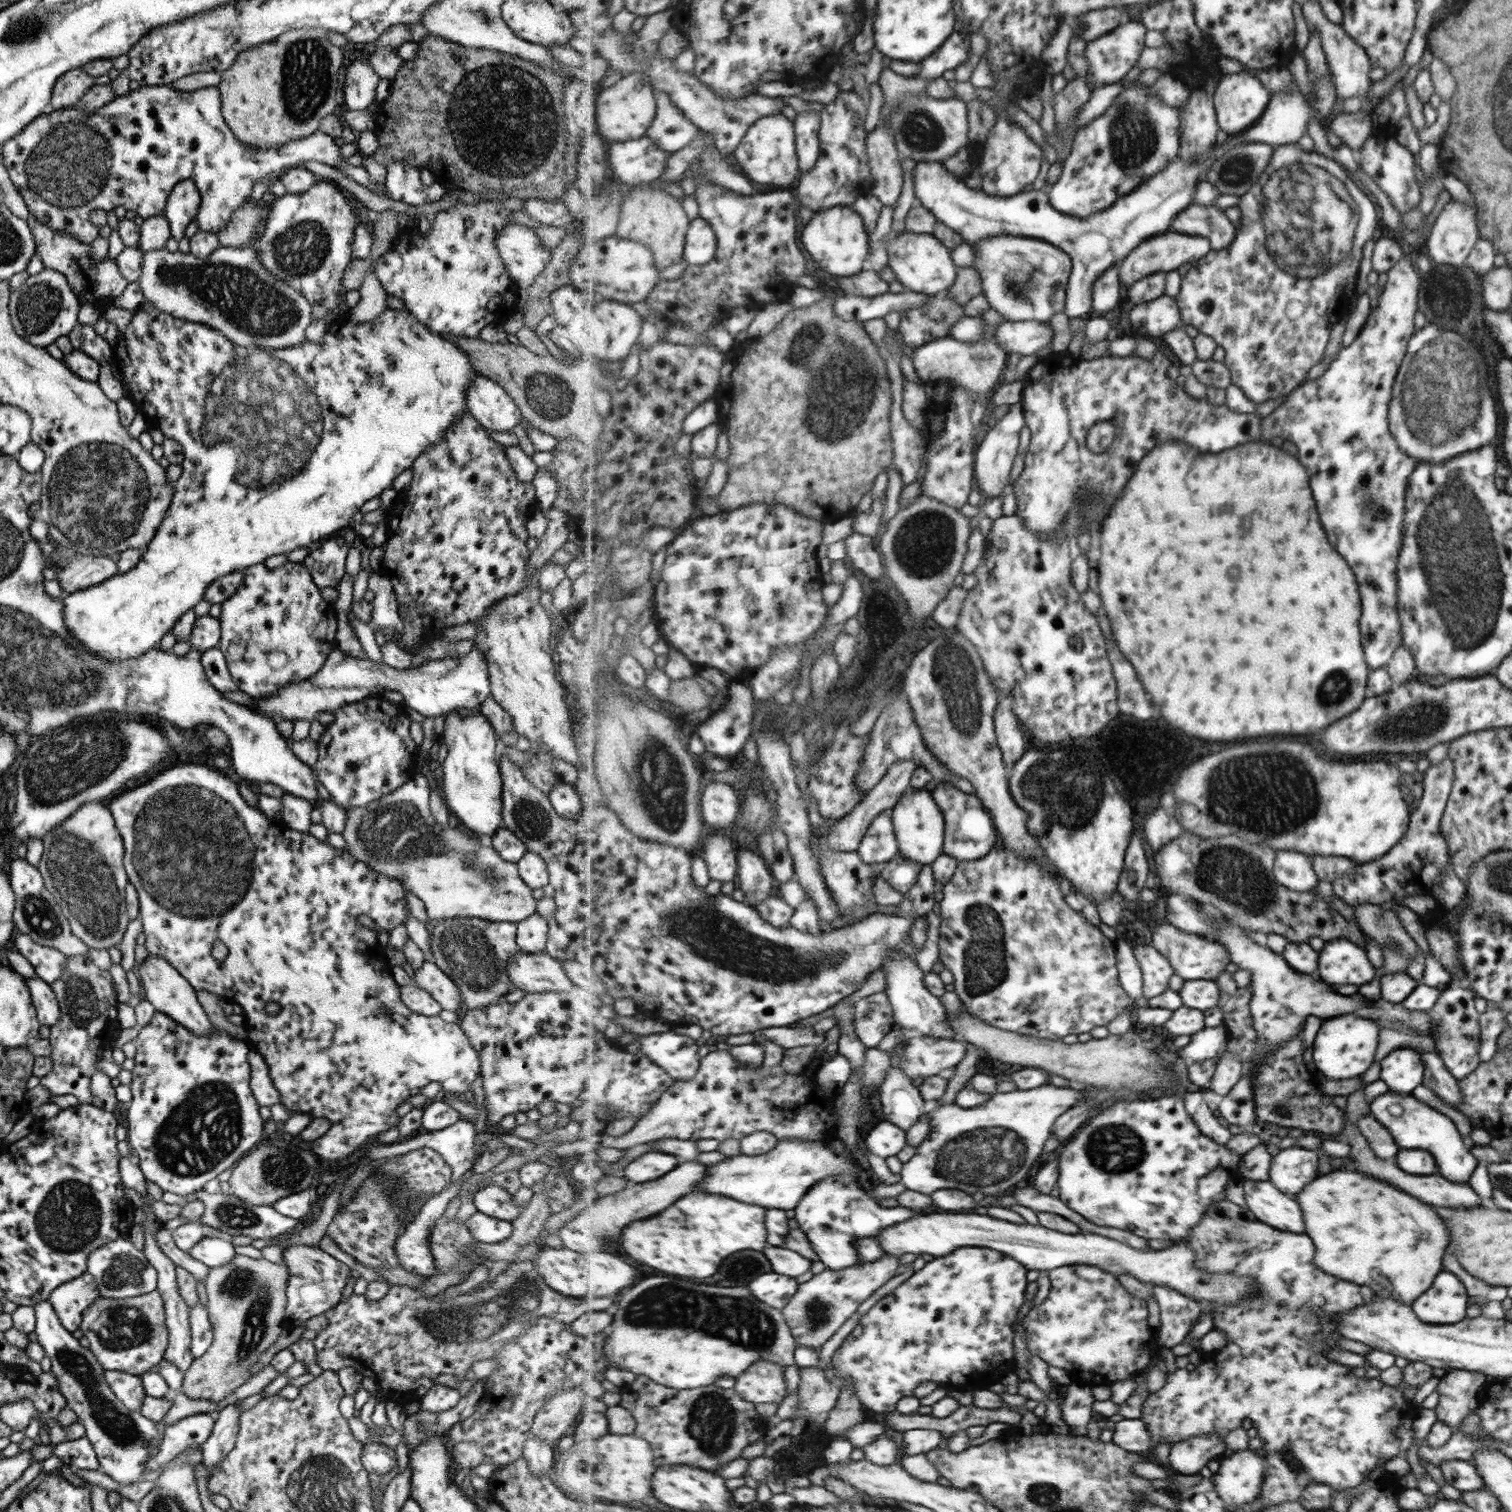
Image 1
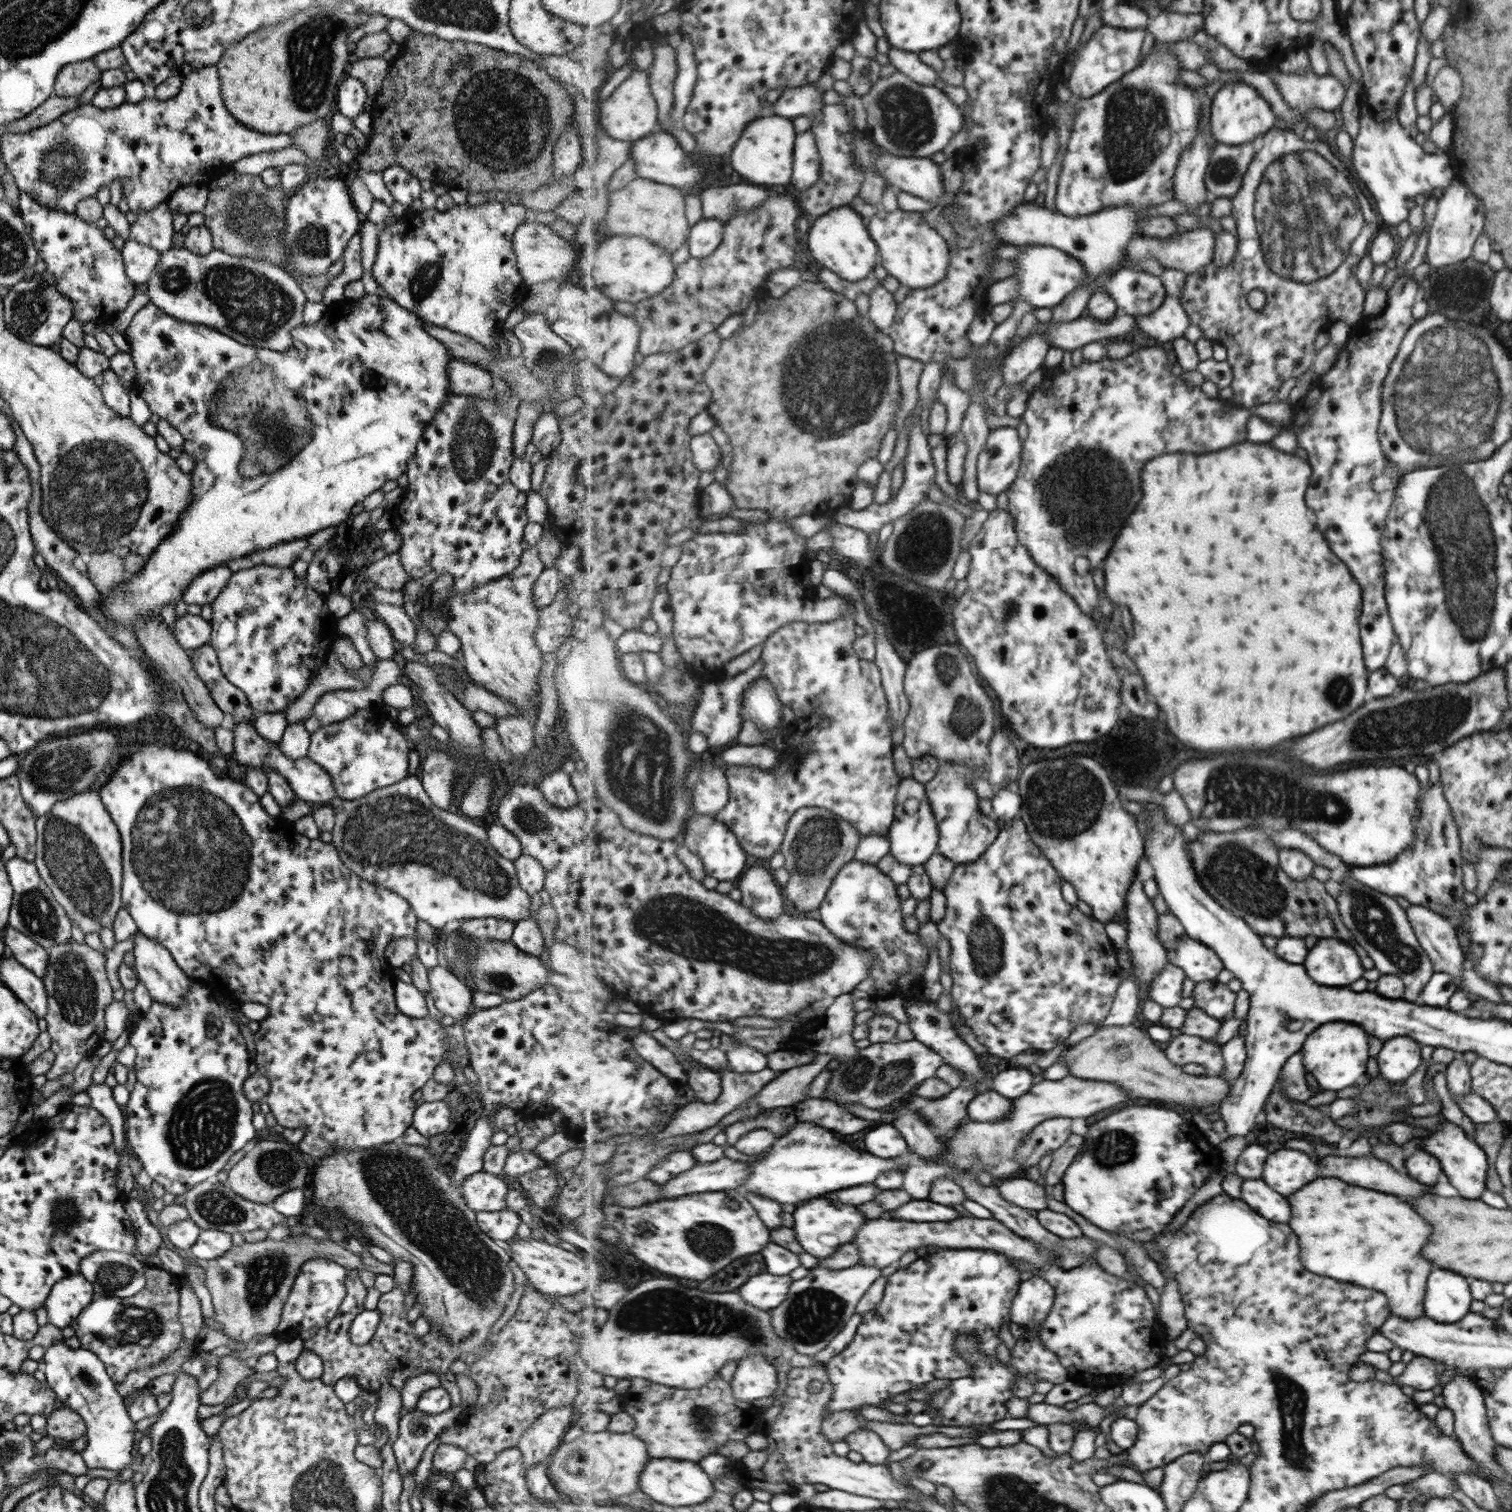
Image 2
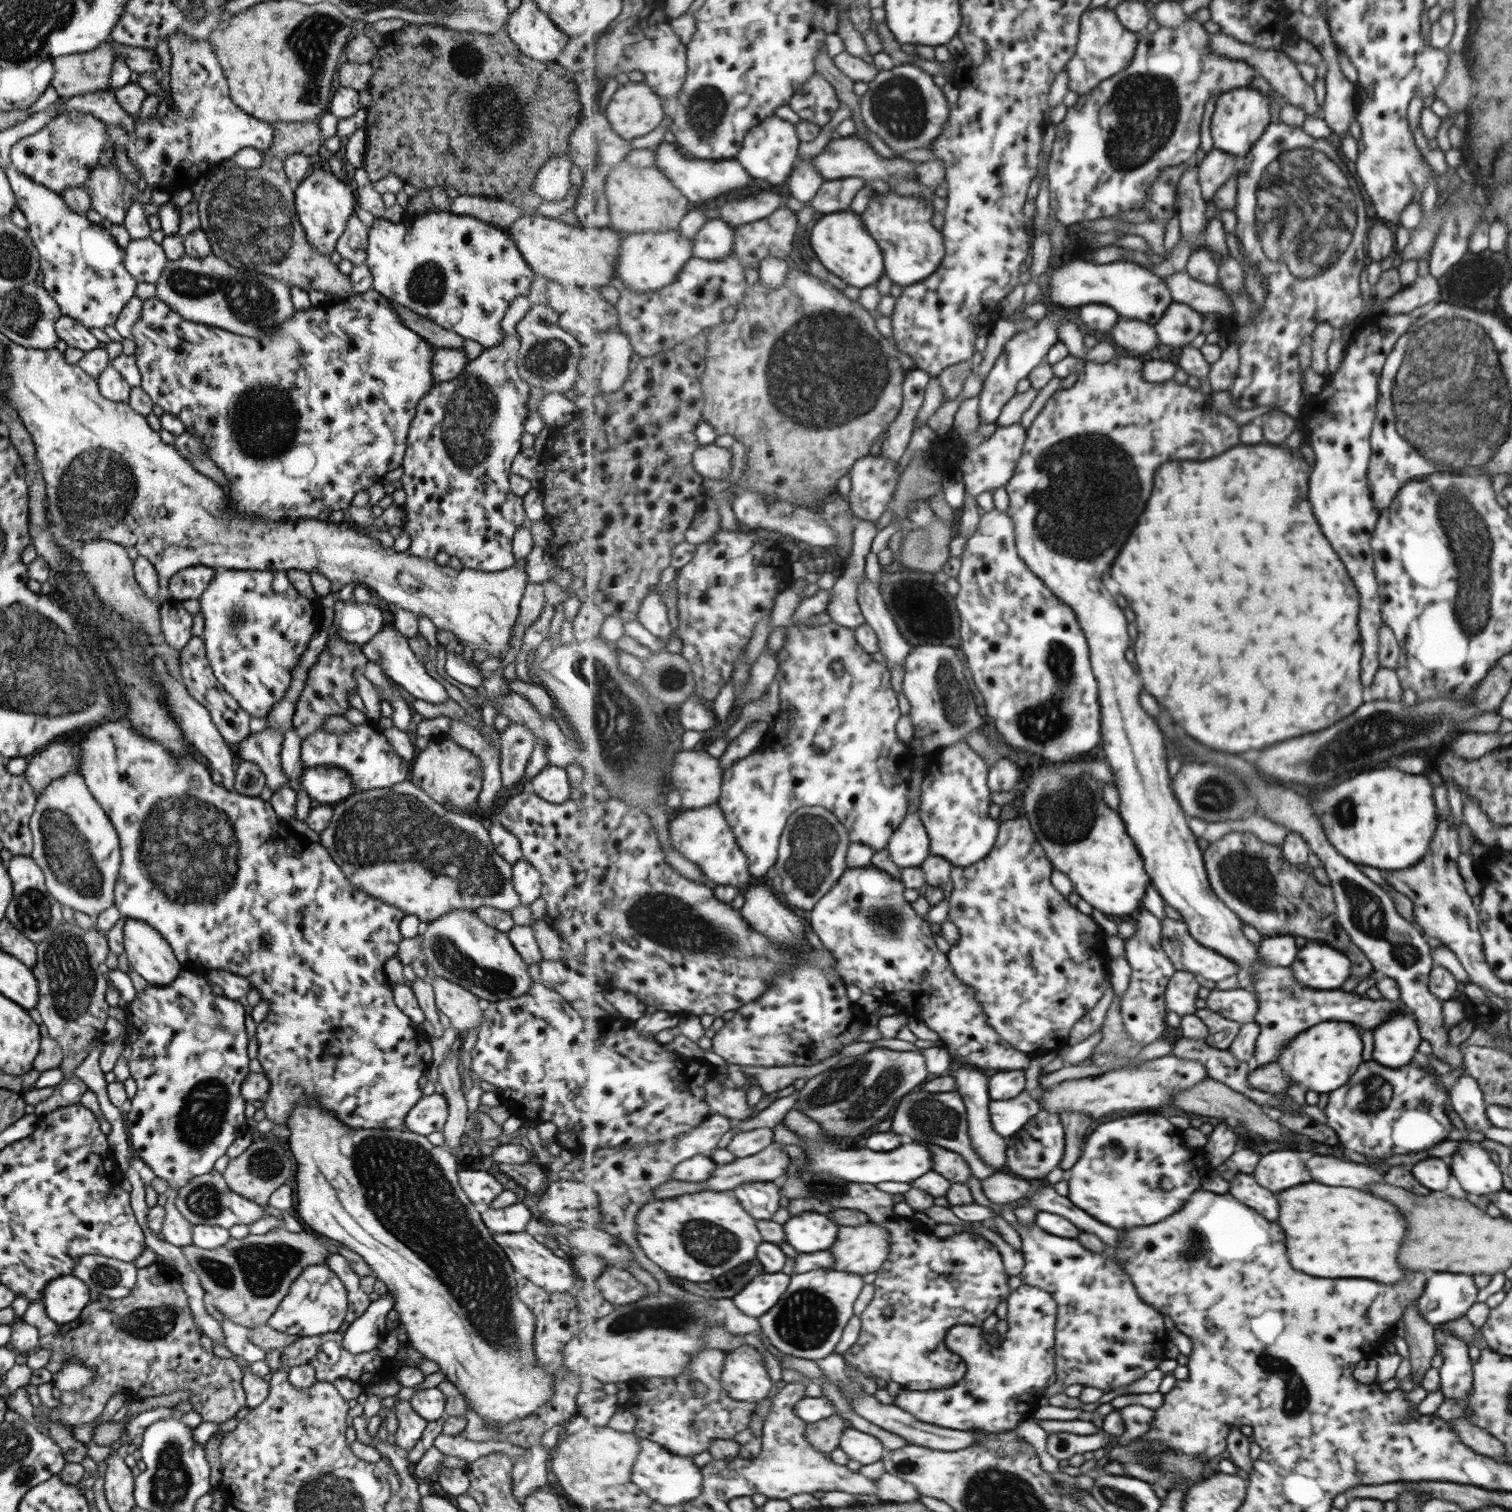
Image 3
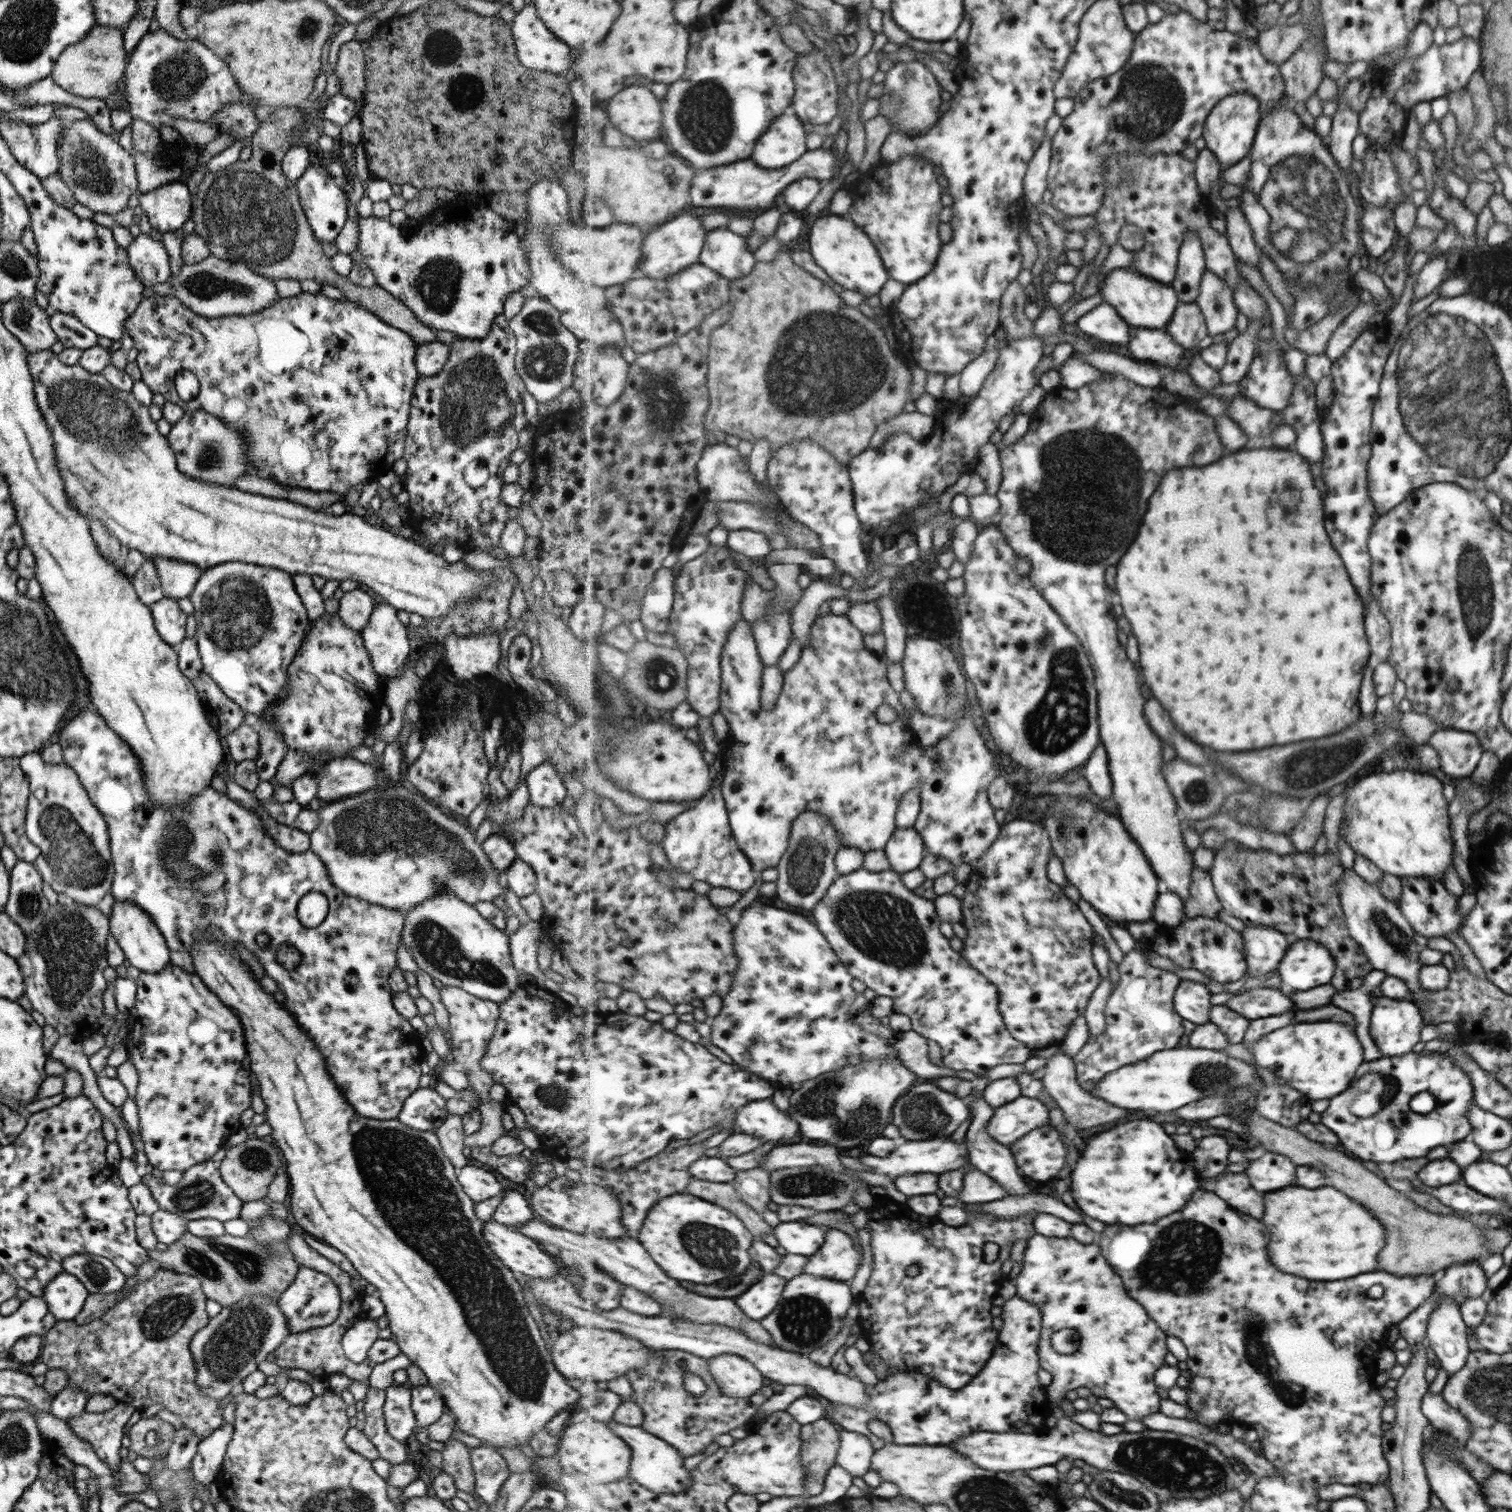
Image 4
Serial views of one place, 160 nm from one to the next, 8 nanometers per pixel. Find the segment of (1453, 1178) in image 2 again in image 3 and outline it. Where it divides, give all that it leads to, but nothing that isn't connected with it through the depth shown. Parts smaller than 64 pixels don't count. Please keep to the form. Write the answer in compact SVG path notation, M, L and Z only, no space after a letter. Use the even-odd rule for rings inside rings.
M1462 1140L1451 1155L1448 1172L1461 1186L1466 1195L1486 1195L1502 1191L1501 1172L1497 1164L1491 1162L1489 1153L1475 1142Z

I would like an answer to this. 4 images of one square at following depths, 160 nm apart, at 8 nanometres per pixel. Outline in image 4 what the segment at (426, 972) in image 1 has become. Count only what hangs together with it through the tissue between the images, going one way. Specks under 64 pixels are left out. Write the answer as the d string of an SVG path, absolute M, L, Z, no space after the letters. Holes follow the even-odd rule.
M443 985L438 991L444 1009L448 1012L449 1047L452 1061L461 1070L468 1070L468 1072L464 1072L468 1086L480 1096L481 1102L485 1102L490 1099L487 1091L494 1080L489 1073L481 1068L480 1058L483 1058L487 1043L496 1025L498 1003L481 1000L454 986Z

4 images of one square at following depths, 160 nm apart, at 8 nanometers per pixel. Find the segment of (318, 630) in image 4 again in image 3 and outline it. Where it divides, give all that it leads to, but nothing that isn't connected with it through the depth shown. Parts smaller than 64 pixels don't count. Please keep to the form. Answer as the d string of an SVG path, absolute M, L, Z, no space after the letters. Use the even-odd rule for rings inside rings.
M330 638L326 640L323 650L318 654L316 661L306 672L307 679L301 690L299 699L294 707L294 714L290 721L291 730L301 739L322 730L321 723L329 716L345 715L349 709L349 695L357 692L357 686L353 682L352 672L362 670L368 660L361 652L360 645Z

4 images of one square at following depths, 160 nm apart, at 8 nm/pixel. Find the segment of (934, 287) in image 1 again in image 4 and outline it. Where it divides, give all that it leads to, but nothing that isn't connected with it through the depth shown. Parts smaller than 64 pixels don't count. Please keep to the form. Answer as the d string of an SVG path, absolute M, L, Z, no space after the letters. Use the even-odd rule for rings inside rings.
M911 153L894 163L882 159L863 173L855 186L845 186L855 197L849 218L876 244L891 278L905 282L905 285L913 285L928 277L943 249L939 238L939 214L943 212L941 196L945 180L937 171L931 159Z

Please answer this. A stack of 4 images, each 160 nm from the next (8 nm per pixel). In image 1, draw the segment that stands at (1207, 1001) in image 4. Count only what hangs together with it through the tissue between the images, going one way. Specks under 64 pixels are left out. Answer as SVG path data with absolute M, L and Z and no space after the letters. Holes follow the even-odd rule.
M1152 943L1137 945L1134 951L1144 974L1144 995L1149 999L1165 994L1169 990L1171 976L1176 974L1168 958Z

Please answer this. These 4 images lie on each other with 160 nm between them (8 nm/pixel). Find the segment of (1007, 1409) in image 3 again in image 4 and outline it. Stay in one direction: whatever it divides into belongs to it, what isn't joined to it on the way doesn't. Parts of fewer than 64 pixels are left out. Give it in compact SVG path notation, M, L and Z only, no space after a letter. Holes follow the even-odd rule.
M1015 1295L1002 1306L1001 1318L1003 1326L1000 1329L1000 1344L996 1346L988 1364L967 1386L953 1390L923 1373L889 1374L884 1379L878 1380L874 1386L866 1386L868 1407L864 1409L831 1402L834 1405L831 1421L841 1429L868 1436L874 1442L876 1450L885 1448L885 1440L875 1437L869 1430L869 1422L873 1418L890 1426L893 1442L898 1445L943 1445L949 1447L956 1444L960 1438L981 1431L1025 1432L1027 1434L1044 1432L1053 1410L1047 1388L1041 1385L1039 1376L1037 1376L1037 1372L1042 1368L1039 1352L1044 1322L1043 1311L1041 1311L1041 1307Z

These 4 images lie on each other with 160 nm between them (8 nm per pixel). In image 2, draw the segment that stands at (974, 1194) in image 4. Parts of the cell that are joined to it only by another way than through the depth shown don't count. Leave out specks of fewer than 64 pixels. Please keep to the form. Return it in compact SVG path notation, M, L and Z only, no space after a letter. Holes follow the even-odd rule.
M1017 1178L1003 1181L998 1186L1001 1197L1021 1208L1029 1208L1039 1212L1047 1208L1047 1192L1043 1186L1039 1186L1037 1182L1027 1180L1027 1178Z

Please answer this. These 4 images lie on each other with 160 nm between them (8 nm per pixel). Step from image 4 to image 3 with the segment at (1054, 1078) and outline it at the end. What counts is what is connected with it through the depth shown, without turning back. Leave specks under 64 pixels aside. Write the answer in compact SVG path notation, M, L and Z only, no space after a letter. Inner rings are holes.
M1065 1111L1059 1115L1066 1130L1066 1153L1059 1168L1063 1171L1070 1171L1082 1155L1085 1143L1083 1136L1093 1126L1095 1120L1090 1114L1077 1111Z

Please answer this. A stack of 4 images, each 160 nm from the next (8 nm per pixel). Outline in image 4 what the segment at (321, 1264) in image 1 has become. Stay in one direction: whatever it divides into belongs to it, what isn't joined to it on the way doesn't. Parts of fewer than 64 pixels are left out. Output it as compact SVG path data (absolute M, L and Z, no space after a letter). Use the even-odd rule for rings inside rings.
M299 1267L294 1279L276 1300L276 1304L279 1312L283 1313L286 1318L286 1330L289 1334L331 1324L339 1314L341 1298L339 1297L339 1289L326 1274L312 1268Z

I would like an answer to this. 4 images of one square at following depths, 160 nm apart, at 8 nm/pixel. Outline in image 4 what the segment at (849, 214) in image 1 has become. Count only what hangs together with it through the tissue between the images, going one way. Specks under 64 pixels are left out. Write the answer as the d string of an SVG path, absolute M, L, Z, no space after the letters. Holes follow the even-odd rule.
M849 216L823 217L811 228L810 251L818 267L845 289L857 290L866 298L879 294L891 279L884 259L873 240Z

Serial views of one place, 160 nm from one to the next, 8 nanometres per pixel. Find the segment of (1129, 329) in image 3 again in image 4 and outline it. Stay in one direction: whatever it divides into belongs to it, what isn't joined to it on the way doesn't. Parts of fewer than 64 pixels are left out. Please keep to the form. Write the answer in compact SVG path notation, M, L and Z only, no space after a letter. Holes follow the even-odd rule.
M1132 326L1128 351L1140 362L1154 363L1156 366L1171 366L1176 370L1185 358L1185 348L1179 346L1167 329L1150 329Z

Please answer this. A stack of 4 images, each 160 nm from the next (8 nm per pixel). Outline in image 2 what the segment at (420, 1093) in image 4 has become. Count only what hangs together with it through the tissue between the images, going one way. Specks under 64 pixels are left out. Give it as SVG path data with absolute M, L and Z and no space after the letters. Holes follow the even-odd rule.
M443 1100L433 1102L423 1101L413 1111L410 1126L415 1128L421 1136L429 1138L435 1134L441 1134L449 1123L449 1107Z

